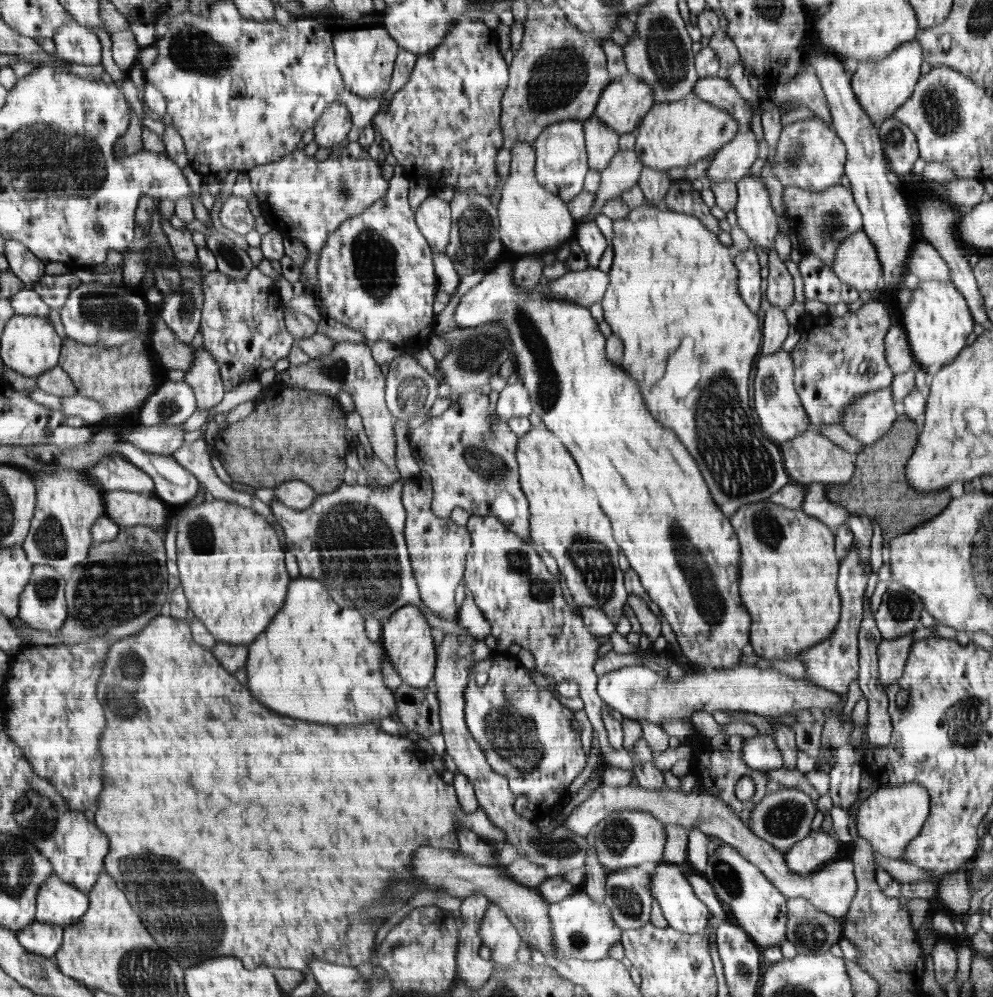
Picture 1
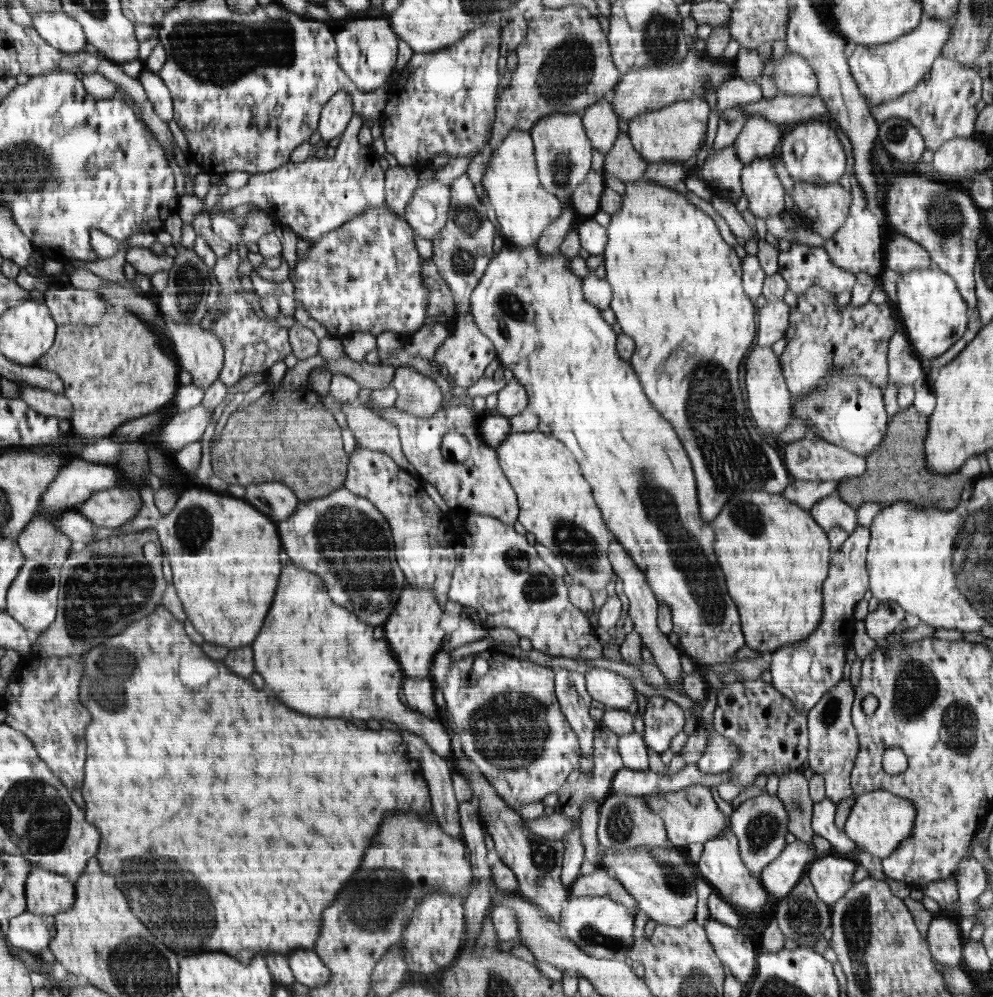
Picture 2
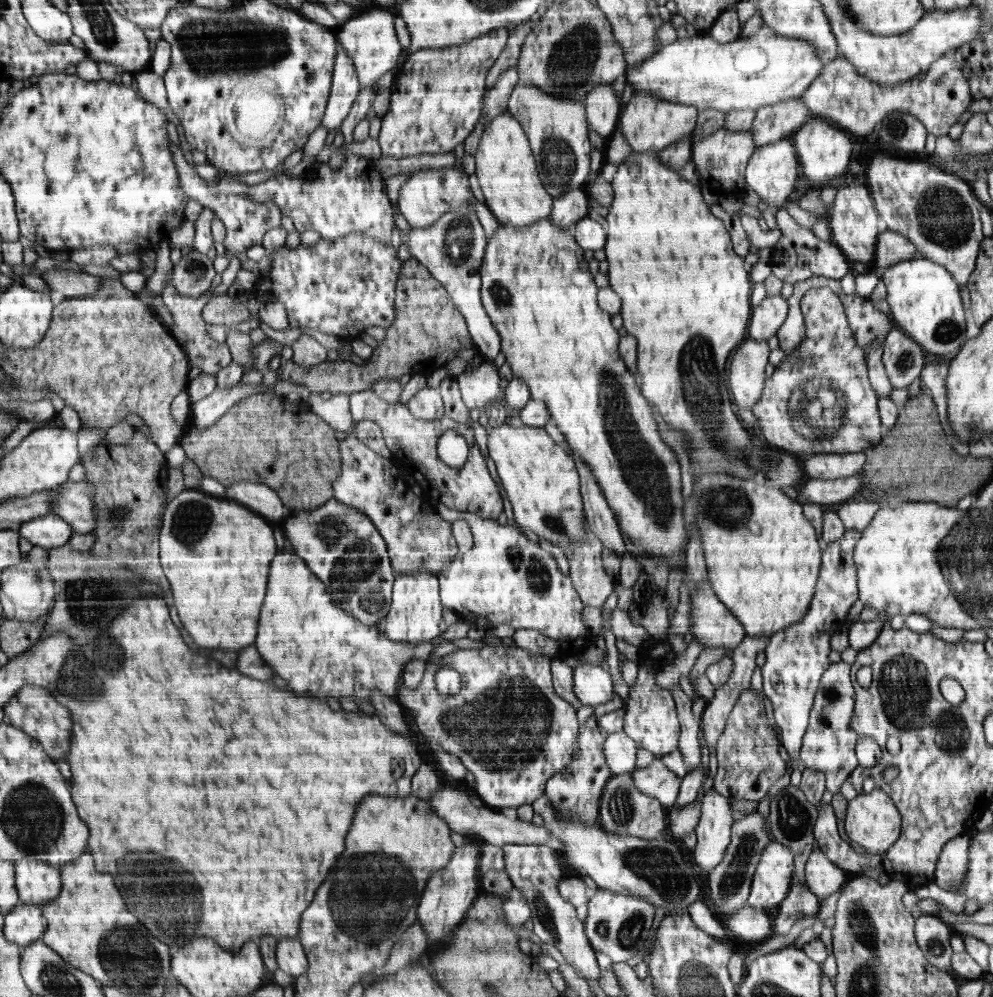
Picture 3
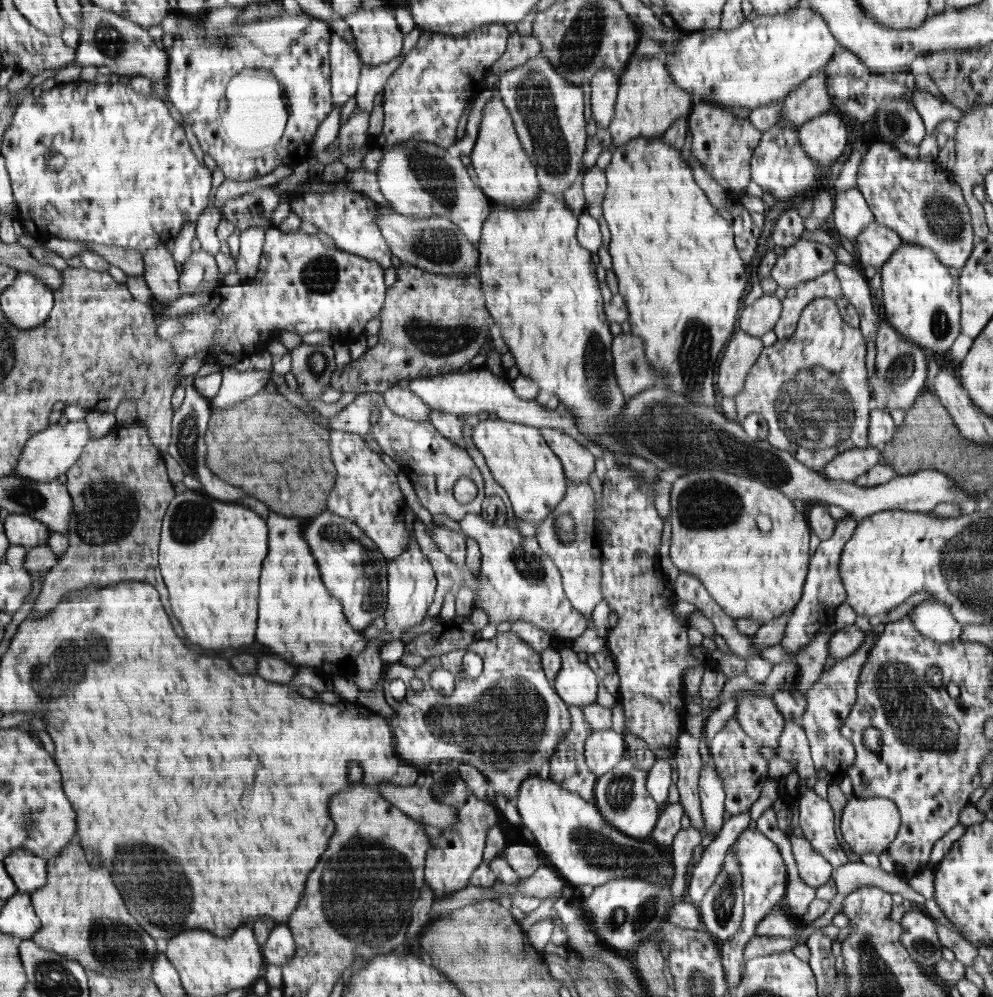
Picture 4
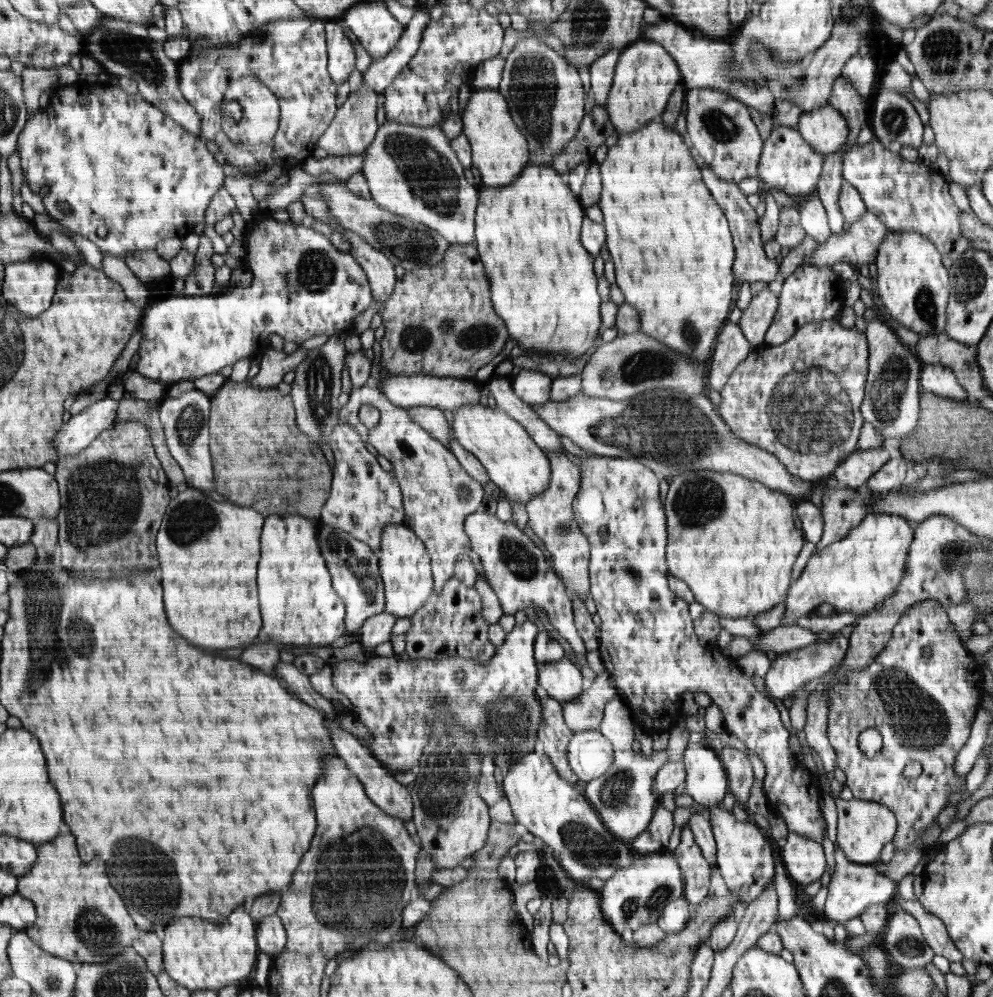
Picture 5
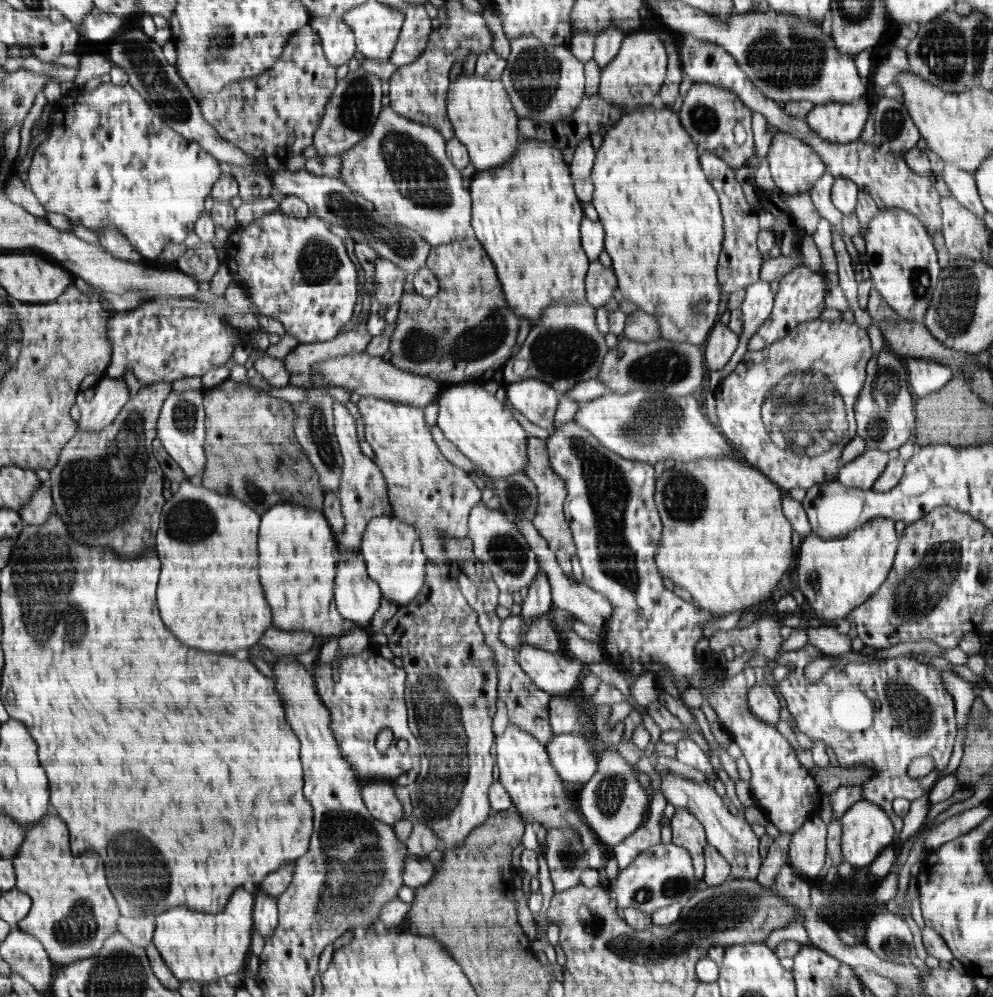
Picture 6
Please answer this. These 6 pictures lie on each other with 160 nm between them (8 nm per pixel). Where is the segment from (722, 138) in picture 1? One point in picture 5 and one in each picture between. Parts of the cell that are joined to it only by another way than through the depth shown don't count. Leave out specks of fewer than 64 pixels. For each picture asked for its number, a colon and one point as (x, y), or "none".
2: (672, 135)
3: (649, 123)
4: (649, 101)
5: (645, 77)

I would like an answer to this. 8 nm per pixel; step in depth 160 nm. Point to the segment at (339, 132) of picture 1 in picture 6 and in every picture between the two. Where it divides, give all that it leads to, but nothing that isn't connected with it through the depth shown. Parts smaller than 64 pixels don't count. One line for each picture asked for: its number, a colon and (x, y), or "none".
2: (335, 117)
3: (346, 87)
4: (346, 63)
5: (341, 50)
6: (339, 41)

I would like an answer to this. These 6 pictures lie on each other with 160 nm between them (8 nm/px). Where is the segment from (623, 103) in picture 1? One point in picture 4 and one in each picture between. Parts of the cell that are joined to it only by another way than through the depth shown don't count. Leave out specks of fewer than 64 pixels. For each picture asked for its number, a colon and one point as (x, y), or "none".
2: (642, 90)
3: (749, 72)
4: (761, 61)

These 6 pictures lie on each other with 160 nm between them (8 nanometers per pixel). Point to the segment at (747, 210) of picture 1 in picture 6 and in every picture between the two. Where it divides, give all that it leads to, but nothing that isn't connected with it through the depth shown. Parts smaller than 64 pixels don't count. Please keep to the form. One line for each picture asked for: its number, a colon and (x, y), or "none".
2: (760, 183)
3: (772, 172)
4: (779, 165)
5: (788, 163)
6: (795, 168)

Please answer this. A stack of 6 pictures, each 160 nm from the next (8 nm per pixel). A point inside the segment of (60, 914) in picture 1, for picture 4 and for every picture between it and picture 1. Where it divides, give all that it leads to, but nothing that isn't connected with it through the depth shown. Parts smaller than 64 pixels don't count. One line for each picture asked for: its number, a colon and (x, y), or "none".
2: (48, 893)
3: (38, 882)
4: (29, 872)

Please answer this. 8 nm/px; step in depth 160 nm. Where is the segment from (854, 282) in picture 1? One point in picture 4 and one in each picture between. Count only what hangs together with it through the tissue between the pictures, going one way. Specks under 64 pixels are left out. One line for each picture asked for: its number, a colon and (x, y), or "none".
2: (858, 246)
3: (854, 223)
4: (851, 214)

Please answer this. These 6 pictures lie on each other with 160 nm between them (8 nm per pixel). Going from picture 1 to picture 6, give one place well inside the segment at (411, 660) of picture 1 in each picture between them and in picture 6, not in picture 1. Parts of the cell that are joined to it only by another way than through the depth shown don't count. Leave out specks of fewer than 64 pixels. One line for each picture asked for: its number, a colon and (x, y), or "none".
2: (413, 630)
3: (416, 616)
4: (411, 578)
5: (405, 563)
6: (392, 548)

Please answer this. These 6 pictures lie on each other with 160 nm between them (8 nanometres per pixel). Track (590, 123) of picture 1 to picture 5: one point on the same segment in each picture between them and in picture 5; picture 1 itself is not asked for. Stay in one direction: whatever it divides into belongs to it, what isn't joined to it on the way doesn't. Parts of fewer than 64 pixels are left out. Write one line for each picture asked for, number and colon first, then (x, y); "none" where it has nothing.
2: (601, 122)
3: (602, 106)
4: (604, 85)
5: (602, 71)

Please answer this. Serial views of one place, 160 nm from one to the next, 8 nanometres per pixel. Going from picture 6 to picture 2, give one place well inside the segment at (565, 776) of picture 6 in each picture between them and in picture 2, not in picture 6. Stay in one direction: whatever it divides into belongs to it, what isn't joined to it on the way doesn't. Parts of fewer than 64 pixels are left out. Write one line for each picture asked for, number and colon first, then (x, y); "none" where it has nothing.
2: (632, 748)
3: (619, 749)
4: (603, 750)
5: (589, 753)

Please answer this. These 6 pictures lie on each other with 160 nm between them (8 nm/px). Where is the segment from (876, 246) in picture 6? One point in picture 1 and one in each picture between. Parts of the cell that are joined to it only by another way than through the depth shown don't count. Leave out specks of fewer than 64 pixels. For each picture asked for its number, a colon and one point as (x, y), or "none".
1: (937, 321)
2: (935, 315)
3: (925, 302)
4: (921, 301)
5: (914, 286)

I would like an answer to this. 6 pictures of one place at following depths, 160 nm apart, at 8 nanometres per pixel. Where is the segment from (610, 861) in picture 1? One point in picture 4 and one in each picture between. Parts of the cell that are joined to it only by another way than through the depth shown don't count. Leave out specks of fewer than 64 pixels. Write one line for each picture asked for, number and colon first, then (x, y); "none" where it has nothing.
2: (625, 821)
3: (624, 810)
4: (623, 798)

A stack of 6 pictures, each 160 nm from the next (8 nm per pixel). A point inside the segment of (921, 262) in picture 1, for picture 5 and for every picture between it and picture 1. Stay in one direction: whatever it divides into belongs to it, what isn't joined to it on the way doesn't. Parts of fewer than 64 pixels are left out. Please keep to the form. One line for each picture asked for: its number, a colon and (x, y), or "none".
2: (902, 254)
3: (892, 248)
4: (875, 245)
5: (858, 245)

